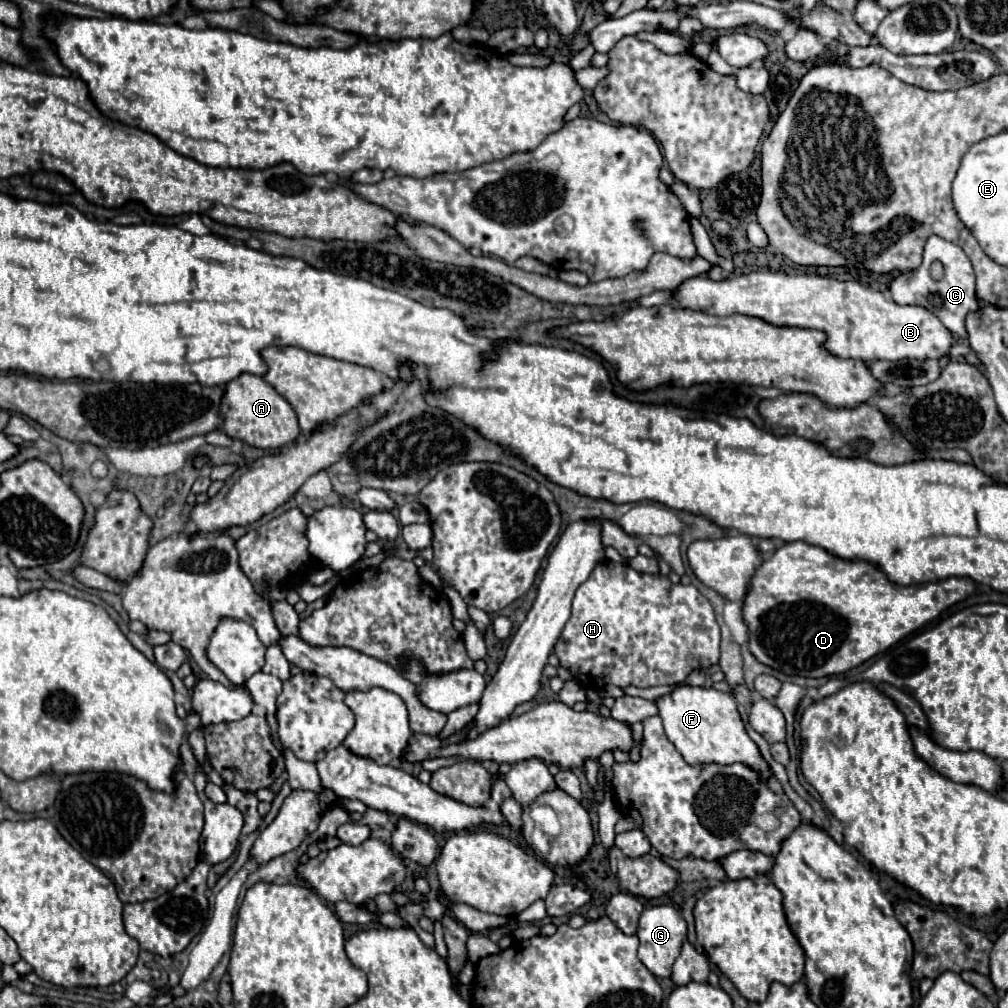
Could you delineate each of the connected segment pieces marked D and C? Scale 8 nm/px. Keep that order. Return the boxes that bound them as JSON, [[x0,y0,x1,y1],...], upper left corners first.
[[742,541,976,677],[890,235,980,339]]

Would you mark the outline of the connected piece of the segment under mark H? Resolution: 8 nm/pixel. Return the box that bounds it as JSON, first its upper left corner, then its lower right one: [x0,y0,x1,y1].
[554,561,720,689]

